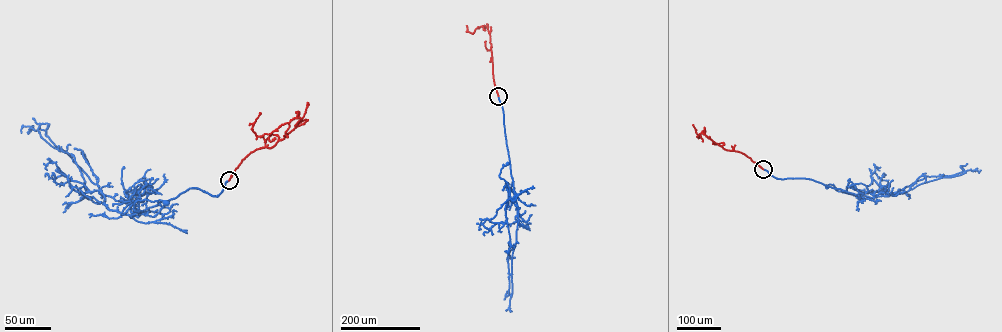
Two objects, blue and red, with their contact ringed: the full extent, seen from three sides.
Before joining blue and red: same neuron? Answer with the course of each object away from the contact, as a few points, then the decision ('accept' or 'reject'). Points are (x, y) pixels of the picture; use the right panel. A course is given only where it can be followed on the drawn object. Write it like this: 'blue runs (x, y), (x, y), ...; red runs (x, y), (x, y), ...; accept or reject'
blue runs (763, 169), (778, 178), (811, 179), (864, 199), (838, 191), (833, 184), (827, 187); red runs (763, 169), (744, 154), (724, 149), (702, 133), (697, 137), (693, 124); accept

